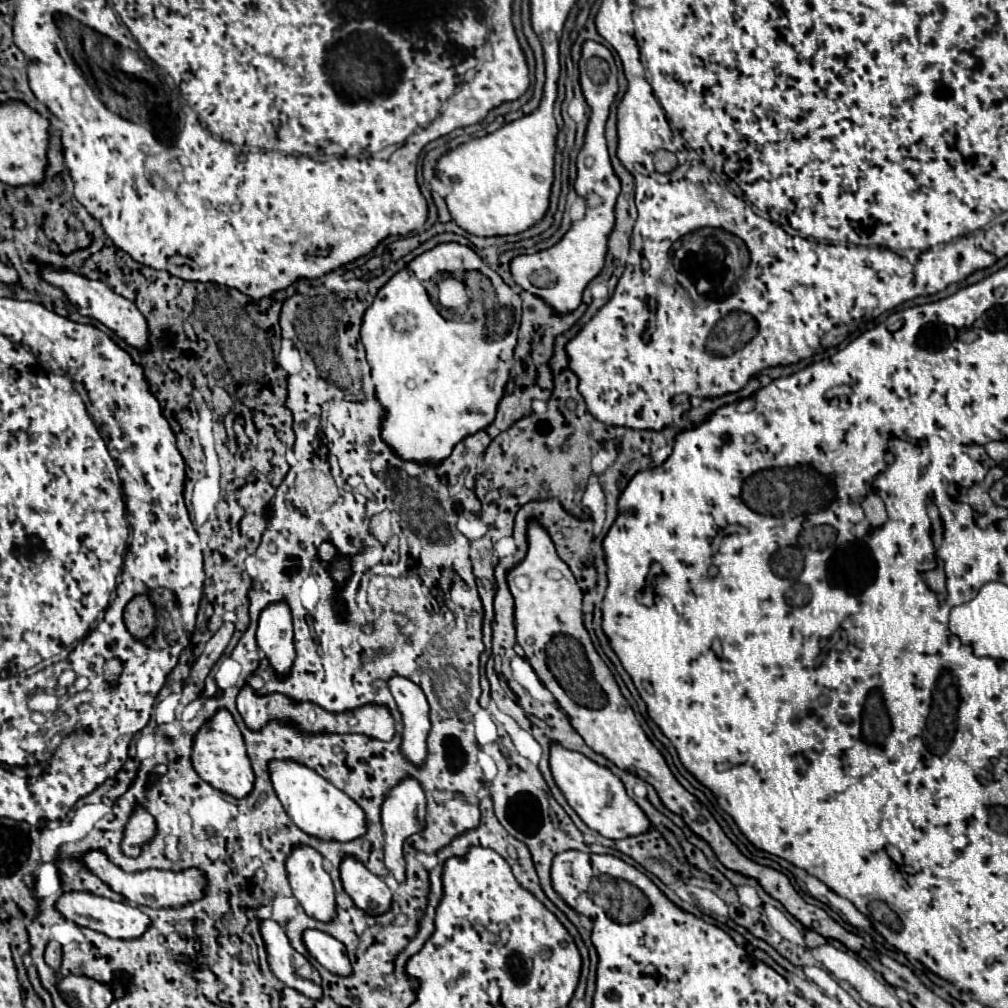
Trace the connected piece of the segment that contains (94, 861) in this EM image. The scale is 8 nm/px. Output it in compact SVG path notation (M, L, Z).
M88 851L84 855L84 863L94 875L98 875L104 883L108 883L116 893L124 895L130 903L148 905L148 907L156 907L156 909L176 909L186 903L194 903L204 897L204 889L208 885L204 871L200 871L196 867L182 869L182 871L148 869L148 871L140 871L140 873L126 873L118 865L110 863L102 851Z

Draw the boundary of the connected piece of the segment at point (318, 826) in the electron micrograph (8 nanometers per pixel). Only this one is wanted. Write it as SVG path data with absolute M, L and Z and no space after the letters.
M272 761L270 777L274 783L274 791L284 805L284 811L300 827L304 833L326 839L326 841L354 841L366 833L366 813L362 807L348 797L344 791L334 787L330 781L320 777L316 771L296 763L296 761Z

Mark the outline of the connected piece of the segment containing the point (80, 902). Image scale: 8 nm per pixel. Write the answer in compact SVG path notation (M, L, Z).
M72 891L72 893L64 893L58 903L56 909L68 919L78 923L80 927L88 927L92 931L104 933L112 939L138 939L142 937L142 933L146 933L146 929L150 927L150 917L146 917L138 907L126 905L126 903L116 903L104 897L98 897L94 893L88 891Z

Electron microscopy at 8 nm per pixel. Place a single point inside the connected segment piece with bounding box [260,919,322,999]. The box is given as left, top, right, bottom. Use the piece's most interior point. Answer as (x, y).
(287, 964)

